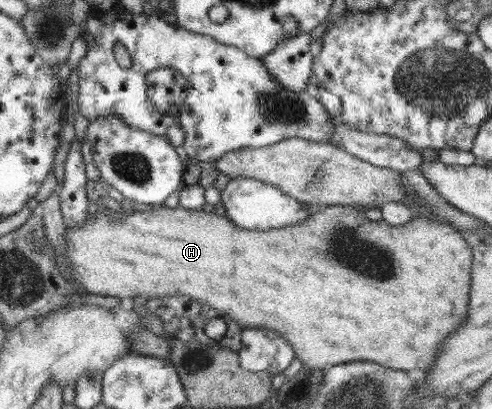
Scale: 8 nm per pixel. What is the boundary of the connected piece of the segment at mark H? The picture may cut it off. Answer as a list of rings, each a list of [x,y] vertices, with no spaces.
[[[108,201],[107,208],[99,206],[98,212],[99,214],[95,218],[87,218],[80,227],[69,227],[66,231],[67,257],[69,259],[56,251],[53,253],[54,247],[50,245],[46,235],[44,235],[44,241],[34,241],[34,246],[38,250],[50,253],[61,273],[67,273],[65,267],[61,271],[61,263],[65,265],[71,261],[69,269],[75,275],[75,279],[85,287],[87,293],[113,297],[133,297],[133,295],[139,294],[145,298],[182,293],[199,303],[223,312],[243,328],[275,330],[287,340],[287,343],[294,349],[296,357],[306,367],[326,369],[326,366],[330,367],[349,361],[373,361],[373,363],[387,365],[391,369],[401,369],[401,371],[409,371],[409,369],[429,371],[434,364],[435,357],[441,351],[445,337],[449,333],[453,333],[457,327],[461,327],[463,321],[467,319],[469,287],[471,287],[472,280],[472,249],[465,241],[461,231],[449,223],[431,218],[431,216],[415,215],[413,219],[409,220],[409,223],[395,226],[385,220],[379,222],[369,220],[360,208],[354,206],[329,205],[312,210],[308,218],[297,225],[263,231],[254,229],[252,232],[250,229],[237,227],[228,217],[217,216],[213,212],[205,212],[202,209],[187,209],[181,206],[171,209],[162,204],[153,210],[137,211],[127,215],[125,210],[123,212],[121,209],[117,210],[117,206]]]

